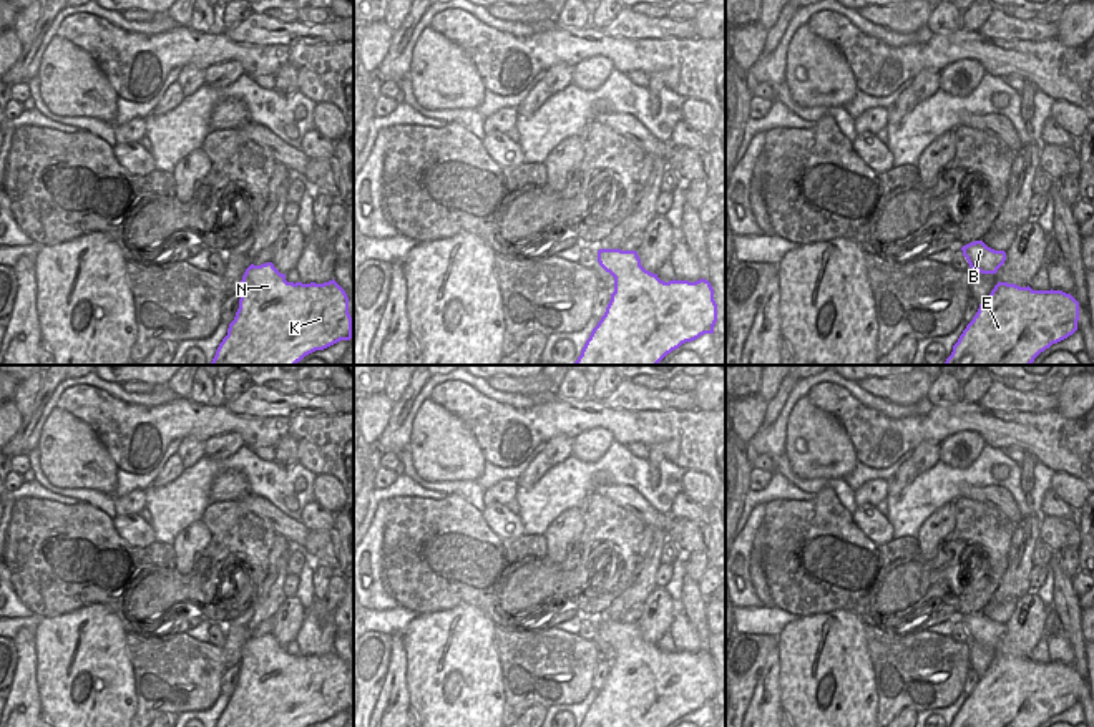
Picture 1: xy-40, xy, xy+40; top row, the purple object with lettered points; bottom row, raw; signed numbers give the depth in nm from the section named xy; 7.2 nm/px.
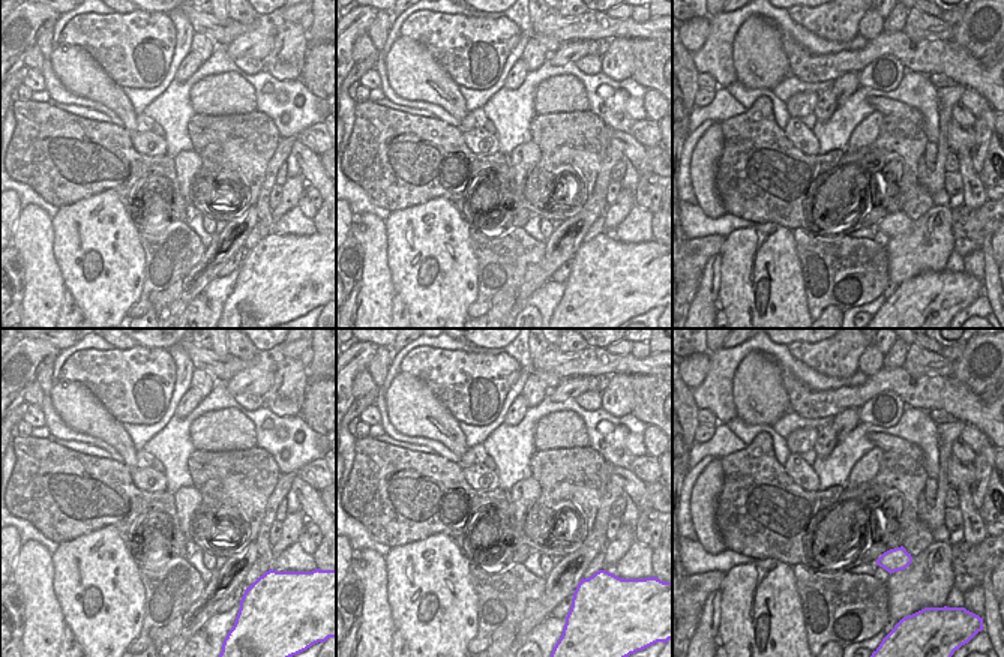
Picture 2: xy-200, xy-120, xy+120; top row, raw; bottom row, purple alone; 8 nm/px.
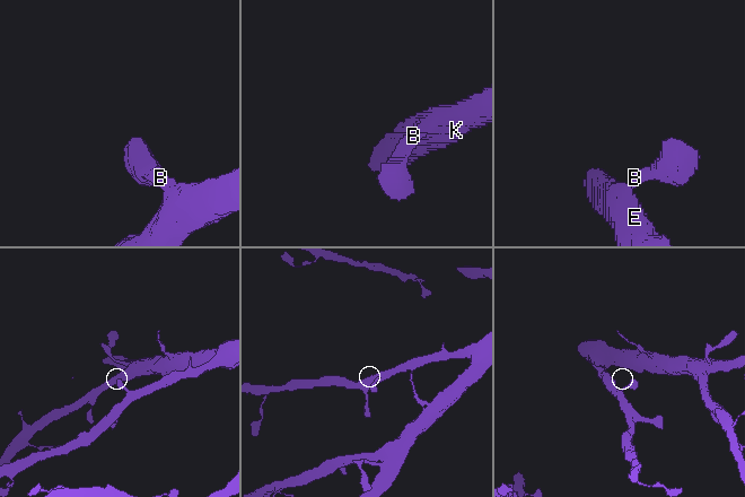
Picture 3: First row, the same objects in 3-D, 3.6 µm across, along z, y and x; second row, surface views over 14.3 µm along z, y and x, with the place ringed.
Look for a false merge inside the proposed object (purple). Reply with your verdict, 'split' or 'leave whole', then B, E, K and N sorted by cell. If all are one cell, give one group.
leave whole; B E K N

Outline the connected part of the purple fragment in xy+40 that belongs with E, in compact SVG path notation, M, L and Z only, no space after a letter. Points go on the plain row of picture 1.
M998 654L951 727L1039 727L1077 702L1079 674L1062 662Z

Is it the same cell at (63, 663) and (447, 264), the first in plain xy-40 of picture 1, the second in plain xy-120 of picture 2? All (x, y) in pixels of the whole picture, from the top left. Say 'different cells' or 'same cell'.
same cell

